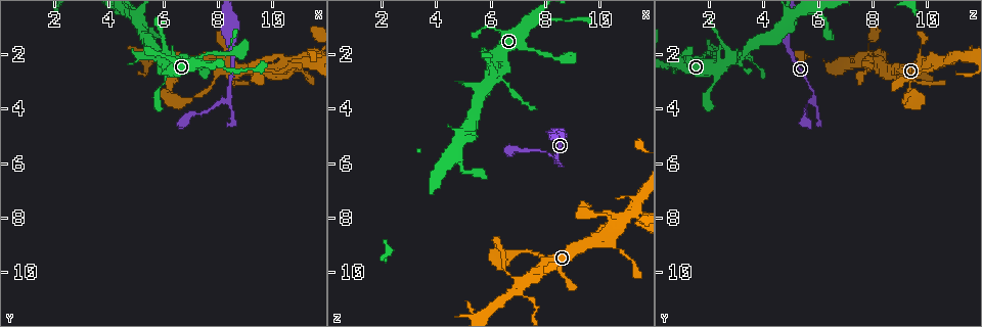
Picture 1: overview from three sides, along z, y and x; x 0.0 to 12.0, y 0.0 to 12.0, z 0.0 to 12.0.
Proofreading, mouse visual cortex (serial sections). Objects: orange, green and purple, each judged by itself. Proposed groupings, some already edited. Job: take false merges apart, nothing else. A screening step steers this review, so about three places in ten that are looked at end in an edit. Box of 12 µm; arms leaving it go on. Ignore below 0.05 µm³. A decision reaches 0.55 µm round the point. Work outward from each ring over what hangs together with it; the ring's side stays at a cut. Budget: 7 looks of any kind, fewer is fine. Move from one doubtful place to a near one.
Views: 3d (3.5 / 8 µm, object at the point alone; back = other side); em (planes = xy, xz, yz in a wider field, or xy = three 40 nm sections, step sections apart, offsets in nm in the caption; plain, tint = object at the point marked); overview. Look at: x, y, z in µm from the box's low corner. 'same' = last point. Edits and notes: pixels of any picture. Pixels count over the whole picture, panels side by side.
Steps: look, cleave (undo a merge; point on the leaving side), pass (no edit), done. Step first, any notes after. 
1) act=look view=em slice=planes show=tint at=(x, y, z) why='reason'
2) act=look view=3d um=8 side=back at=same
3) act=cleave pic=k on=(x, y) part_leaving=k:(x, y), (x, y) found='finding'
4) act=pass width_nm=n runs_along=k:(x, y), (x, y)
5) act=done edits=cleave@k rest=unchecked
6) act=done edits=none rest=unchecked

act=look view=3d um=8 at=(8.5, 3.7, 5.9)

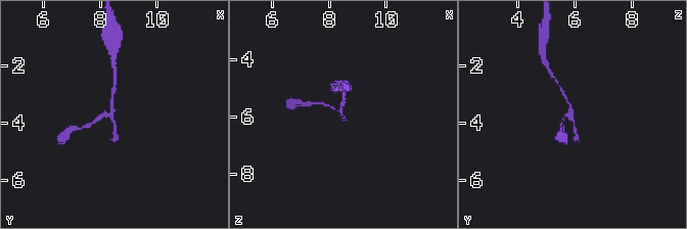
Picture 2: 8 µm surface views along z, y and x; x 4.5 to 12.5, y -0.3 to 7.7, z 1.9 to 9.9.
act=look view=3d um=3.5 side=back at=(8.4, 3.7, 5.9) why='closer look'

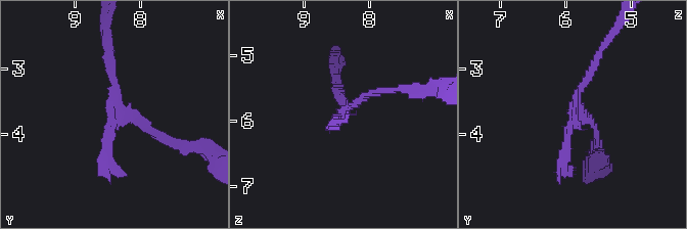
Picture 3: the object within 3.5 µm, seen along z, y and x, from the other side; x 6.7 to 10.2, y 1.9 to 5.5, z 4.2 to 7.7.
act=look view=em slice=planes show=tint at=(8.45, 3.70, 5.85)

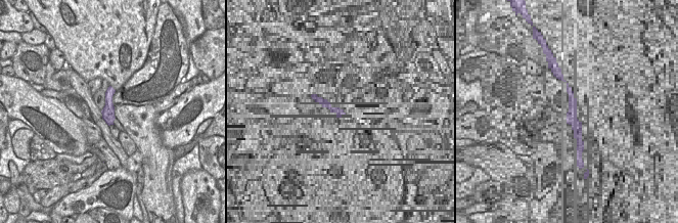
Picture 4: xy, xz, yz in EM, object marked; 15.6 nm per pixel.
act=pass found='continuous, no second cell'

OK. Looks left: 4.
act=look view=3d um=3.5 side=back at=(6.0, 2.1, 2.9) why='sharp bend'

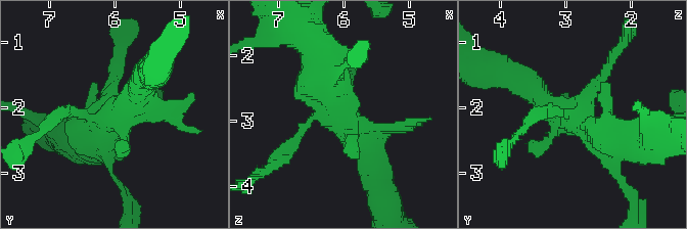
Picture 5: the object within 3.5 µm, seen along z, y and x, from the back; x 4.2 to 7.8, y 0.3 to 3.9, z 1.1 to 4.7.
act=look view=em slice=xy step=3 show=tint at=(6.00, 2.15, 2.90)

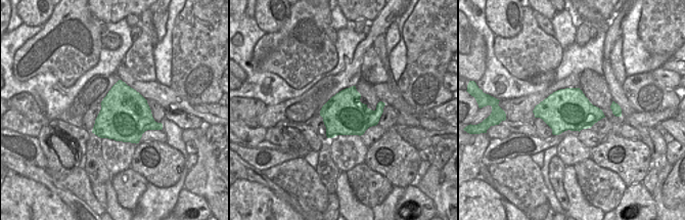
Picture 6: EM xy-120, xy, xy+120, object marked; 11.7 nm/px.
act=look view=em slice=planes show=tint at=same why='cut it another way'

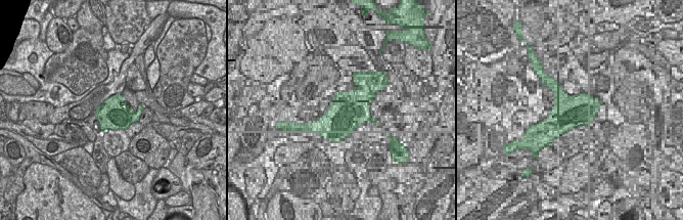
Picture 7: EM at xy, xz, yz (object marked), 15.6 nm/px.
act=pass runs_along=5:(625, 141), (548, 107), (524, 82) found='all the same cell'

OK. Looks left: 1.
act=done edits=none rest=unchecked

